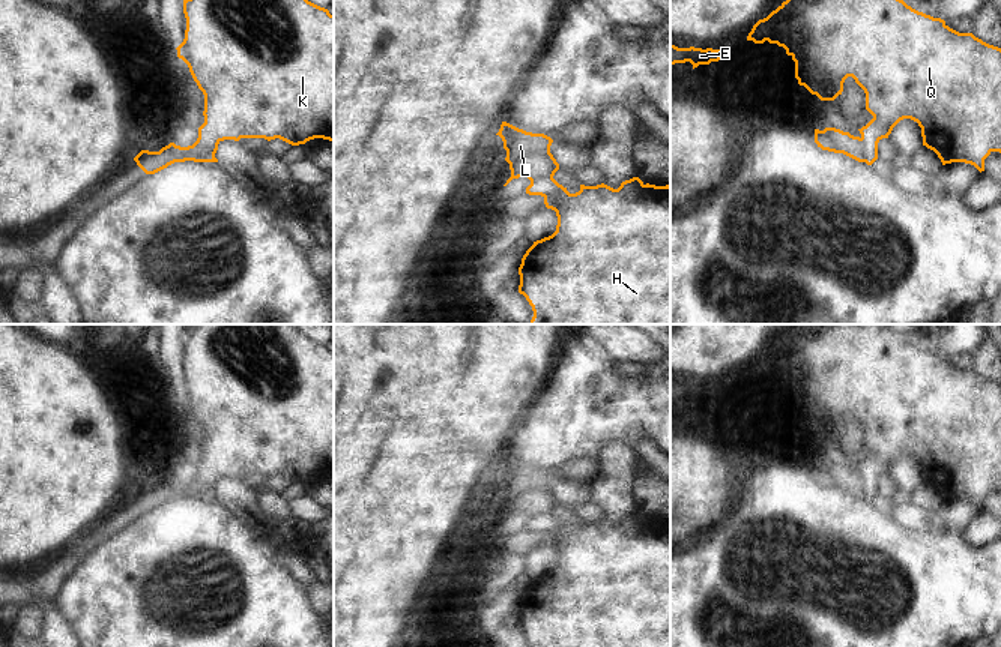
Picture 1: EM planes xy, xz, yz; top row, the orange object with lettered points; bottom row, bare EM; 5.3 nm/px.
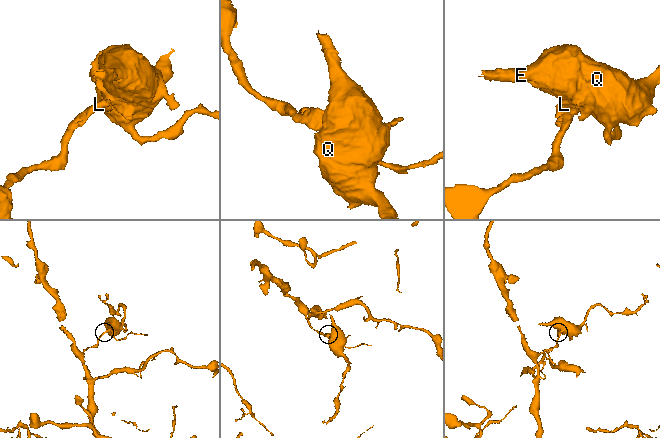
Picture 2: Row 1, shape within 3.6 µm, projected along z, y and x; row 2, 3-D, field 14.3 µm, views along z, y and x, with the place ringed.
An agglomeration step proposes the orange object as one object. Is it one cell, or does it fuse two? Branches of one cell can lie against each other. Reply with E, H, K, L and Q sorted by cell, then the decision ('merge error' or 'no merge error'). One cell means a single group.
E H K Q / L | merge error

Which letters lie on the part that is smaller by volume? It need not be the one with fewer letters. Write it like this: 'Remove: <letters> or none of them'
Remove: E, H, K, Q

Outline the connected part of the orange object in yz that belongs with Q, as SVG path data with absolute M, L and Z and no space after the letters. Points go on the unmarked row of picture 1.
M816 324L809 330L791 332L767 354L759 356L747 372L747 377L755 380L777 380L786 386L786 390L795 398L795 414L800 422L804 422L812 431L821 437L834 437L843 428L843 419L852 413L866 429L866 446L873 455L860 467L866 483L866 500L872 501L878 495L878 479L888 474L893 464L903 455L911 455L921 464L923 482L933 486L942 501L951 498L965 498L974 501L980 509L984 507L984 495L992 488L1001 489L1001 384L989 381L972 369L959 369L950 365L944 356L933 354L908 342L903 336L891 332L885 324Z

